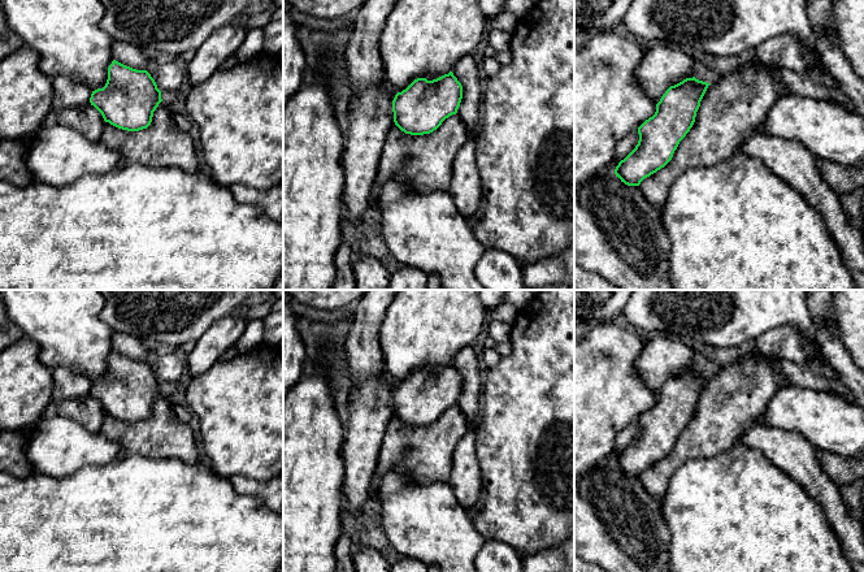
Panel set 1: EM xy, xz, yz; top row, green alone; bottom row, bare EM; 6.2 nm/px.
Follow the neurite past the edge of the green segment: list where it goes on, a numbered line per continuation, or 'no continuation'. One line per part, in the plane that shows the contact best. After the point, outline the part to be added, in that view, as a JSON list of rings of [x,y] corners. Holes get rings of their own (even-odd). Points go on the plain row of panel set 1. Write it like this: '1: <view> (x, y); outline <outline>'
1: yz (733, 398); outline [[[752,352],[742,356],[735,363],[722,367],[708,377],[696,403],[695,413],[680,433],[672,451],[639,476],[650,495],[661,503],[674,472],[682,464],[695,458],[715,456],[741,441],[744,429],[763,416],[774,394],[782,386],[790,385],[773,367],[773,359],[772,356]]]

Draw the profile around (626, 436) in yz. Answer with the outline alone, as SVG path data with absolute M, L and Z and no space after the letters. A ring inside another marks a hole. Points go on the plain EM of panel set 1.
M634 421L625 426L616 438L616 450L618 452L624 451L638 436L639 425Z

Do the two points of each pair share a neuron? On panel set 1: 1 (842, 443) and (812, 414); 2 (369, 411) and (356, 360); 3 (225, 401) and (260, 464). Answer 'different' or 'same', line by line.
1: same
2: same
3: same

